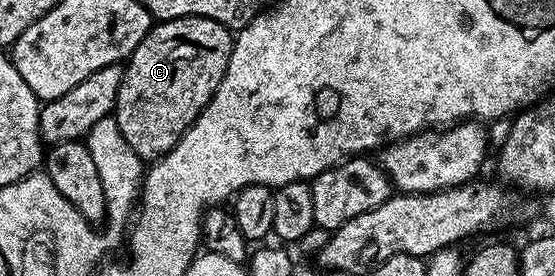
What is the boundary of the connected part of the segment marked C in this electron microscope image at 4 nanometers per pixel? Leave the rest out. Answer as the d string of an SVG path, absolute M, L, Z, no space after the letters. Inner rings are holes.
M180 17L154 24L139 47L135 47L128 57L121 75L121 85L115 94L119 131L123 131L123 139L127 139L135 155L142 159L156 159L173 150L175 143L179 143L181 136L193 126L194 119L215 95L227 71L234 40L234 34L223 23L206 17Z

